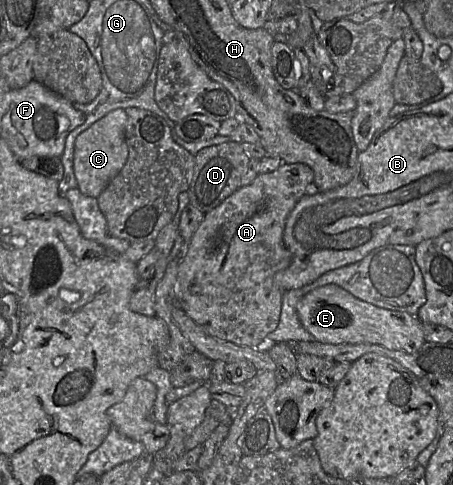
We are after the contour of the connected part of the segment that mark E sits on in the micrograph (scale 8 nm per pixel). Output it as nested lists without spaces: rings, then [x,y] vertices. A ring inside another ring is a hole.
[[[336,284],[319,286],[297,304],[298,317],[316,341],[325,344],[376,344],[389,350],[416,352],[426,341],[422,322],[407,312],[377,307]]]

